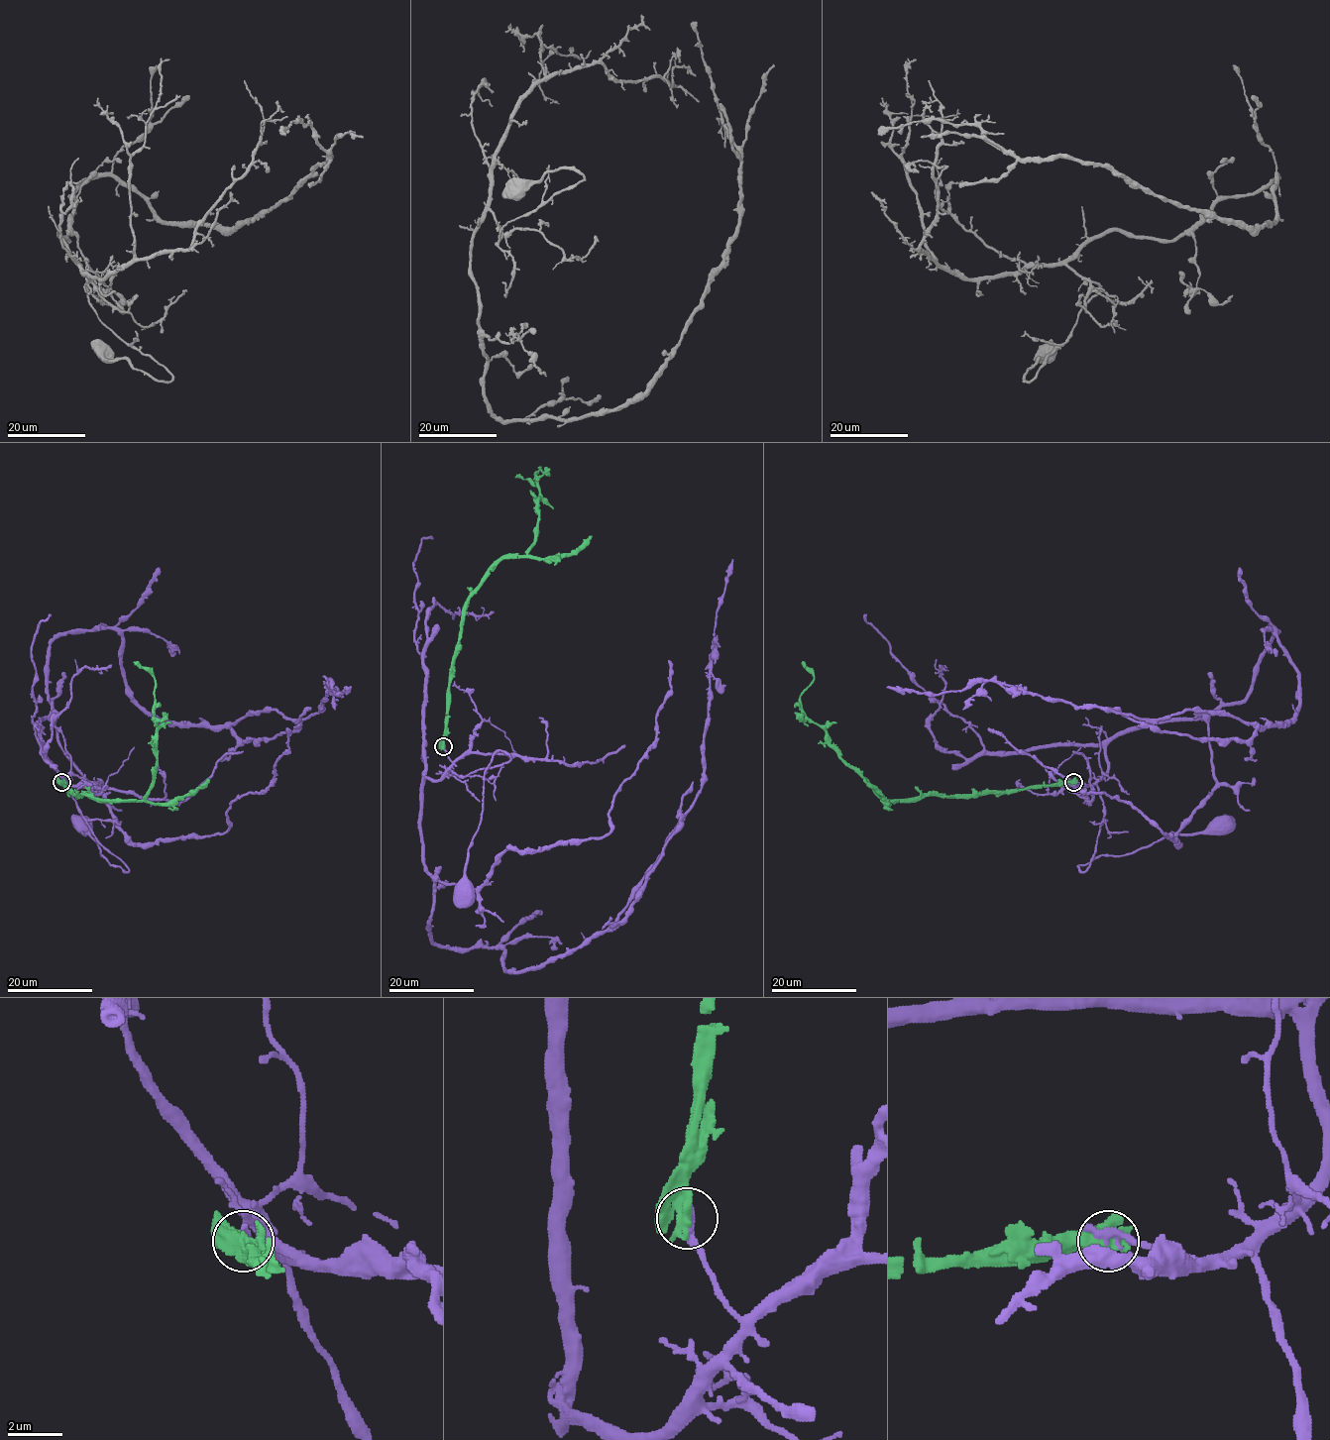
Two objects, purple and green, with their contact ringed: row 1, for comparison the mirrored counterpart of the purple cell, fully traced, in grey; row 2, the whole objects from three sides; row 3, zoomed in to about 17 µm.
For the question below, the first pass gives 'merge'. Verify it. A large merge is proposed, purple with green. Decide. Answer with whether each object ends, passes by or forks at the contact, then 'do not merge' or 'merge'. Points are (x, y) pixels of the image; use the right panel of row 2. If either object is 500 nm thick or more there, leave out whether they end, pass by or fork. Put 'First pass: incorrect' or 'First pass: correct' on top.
First pass: incorrect
do not merge

